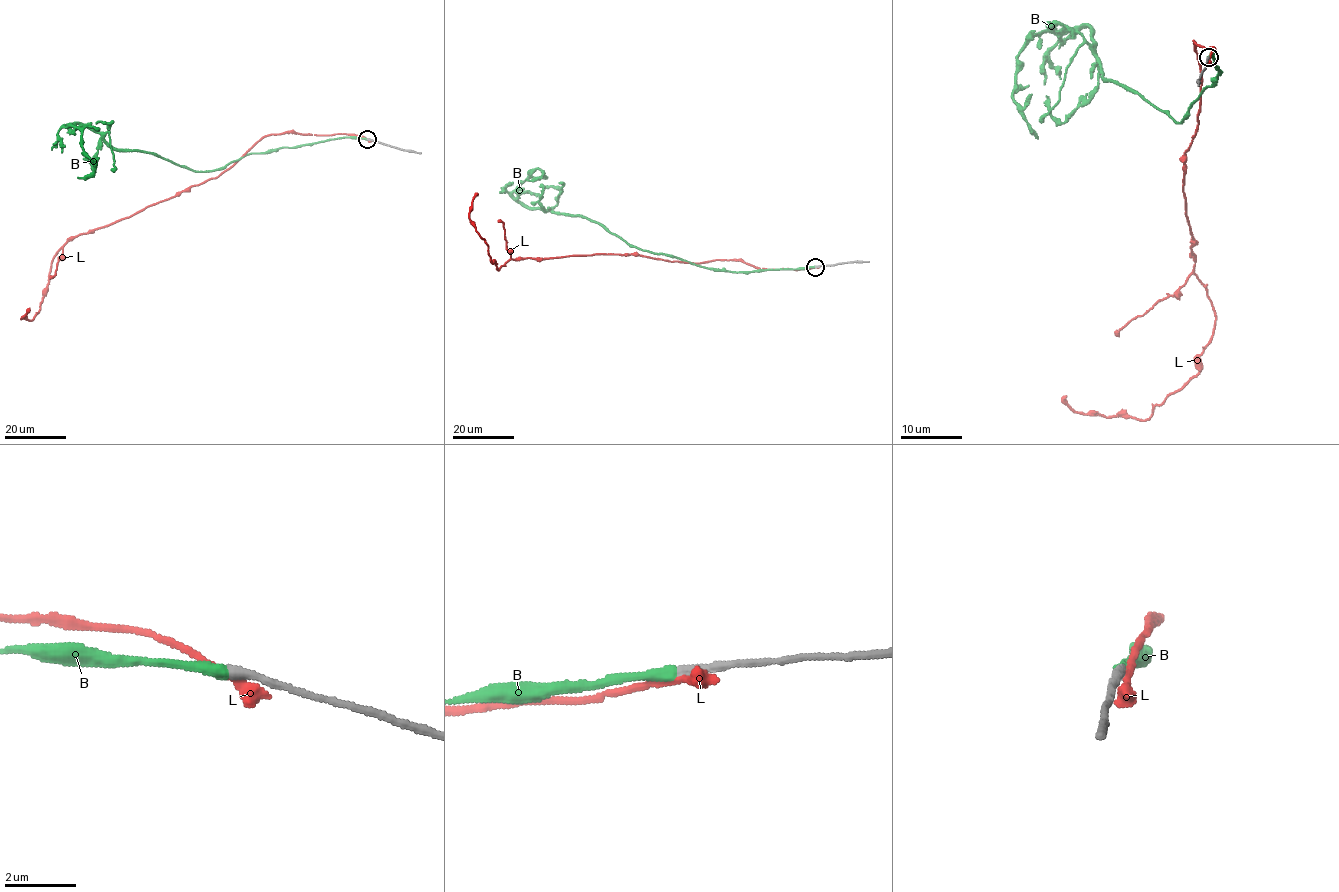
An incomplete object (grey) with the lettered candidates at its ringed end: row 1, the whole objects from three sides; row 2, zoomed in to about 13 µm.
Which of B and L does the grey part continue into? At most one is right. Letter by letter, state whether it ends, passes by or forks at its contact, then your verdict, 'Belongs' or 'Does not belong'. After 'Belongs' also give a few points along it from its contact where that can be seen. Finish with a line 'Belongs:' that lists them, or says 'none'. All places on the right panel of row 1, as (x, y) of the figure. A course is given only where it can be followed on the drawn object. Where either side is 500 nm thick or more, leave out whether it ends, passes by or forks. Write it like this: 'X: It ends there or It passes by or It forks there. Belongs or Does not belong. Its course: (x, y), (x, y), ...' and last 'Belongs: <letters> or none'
B: It ends there. Belongs. Its course: (1208, 57), (1219, 74), (1177, 123), (1104, 77), (1089, 26), (1038, 32), (1017, 58), (1013, 101), (1035, 134)
L: It ends there. Does not belong
Belongs: B

